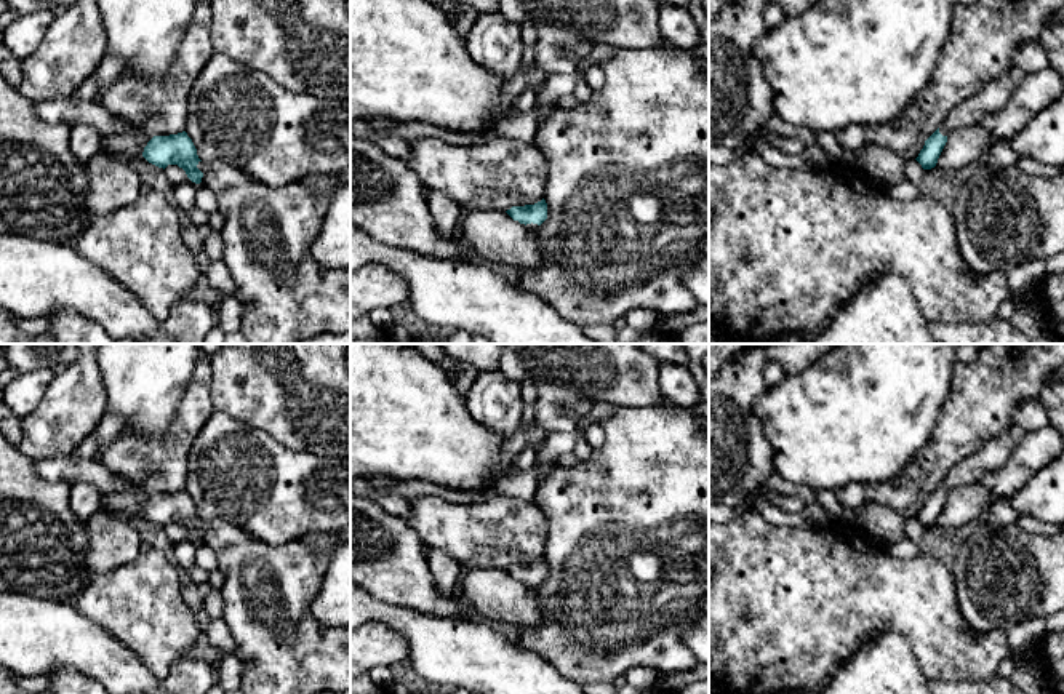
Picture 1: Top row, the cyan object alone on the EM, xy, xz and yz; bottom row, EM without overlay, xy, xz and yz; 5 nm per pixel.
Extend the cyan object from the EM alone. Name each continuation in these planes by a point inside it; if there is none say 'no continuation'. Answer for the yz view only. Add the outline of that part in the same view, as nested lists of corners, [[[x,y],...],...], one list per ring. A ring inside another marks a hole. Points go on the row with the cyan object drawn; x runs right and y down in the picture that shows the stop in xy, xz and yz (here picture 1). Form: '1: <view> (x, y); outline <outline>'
1: yz (994, 96); outline [[[1013,67],[995,82],[986,85],[976,96],[962,102],[947,115],[939,133],[949,136],[954,130],[979,123],[987,114],[1003,109],[1014,86],[1019,85],[1026,75],[1027,74],[1019,67]]]

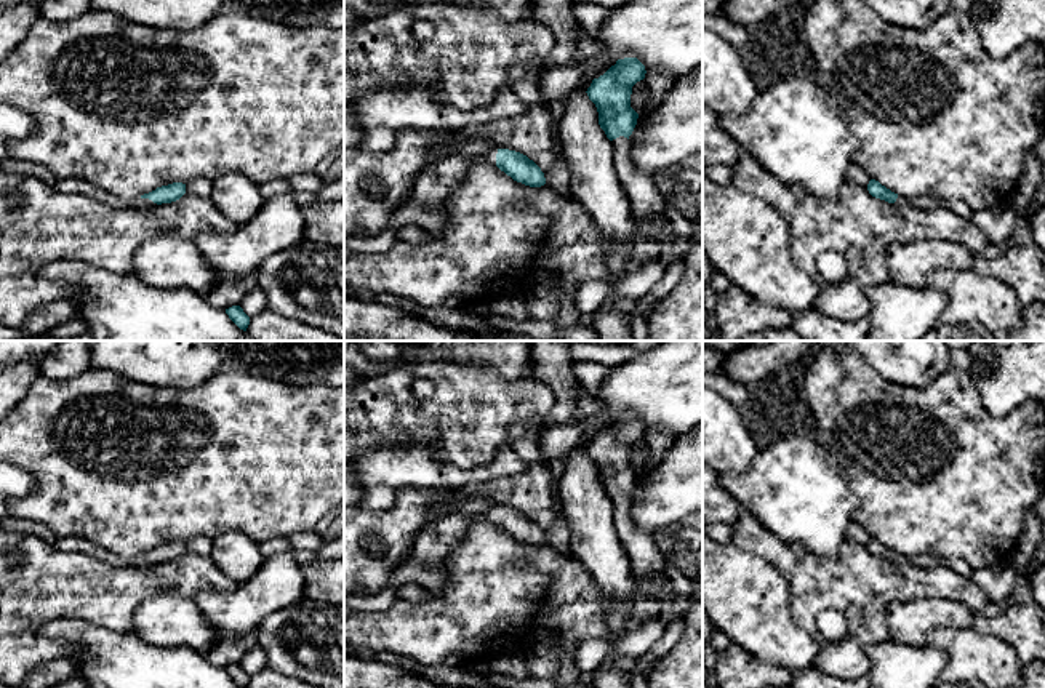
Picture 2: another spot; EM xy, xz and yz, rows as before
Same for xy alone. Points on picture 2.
1: xy (69, 184); outline [[[66,178],[66,179],[58,179],[58,182],[54,184],[54,187],[62,192],[62,194],[77,194],[77,195],[83,195],[88,197],[91,200],[106,203],[109,206],[126,206],[126,205],[136,205],[136,206],[155,206],[157,203],[154,203],[149,198],[134,198],[131,202],[126,202],[104,189],[99,189],[93,184],[90,184],[88,181],[83,179],[77,179],[77,178]]]

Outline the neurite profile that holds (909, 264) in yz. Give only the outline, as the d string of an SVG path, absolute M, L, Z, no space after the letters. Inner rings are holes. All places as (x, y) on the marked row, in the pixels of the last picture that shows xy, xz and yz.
M917 240L911 243L891 243L888 246L888 280L906 286L927 286L927 277L935 270L971 269L973 253L963 245L949 240Z

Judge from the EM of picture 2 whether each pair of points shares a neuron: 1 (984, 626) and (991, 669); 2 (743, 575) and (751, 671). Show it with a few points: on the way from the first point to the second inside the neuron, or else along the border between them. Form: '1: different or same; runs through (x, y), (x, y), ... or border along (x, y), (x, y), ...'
1: different; border along (972, 626), (1005, 640), (1018, 655)
2: different; border along (732, 642), (764, 661), (784, 668)

